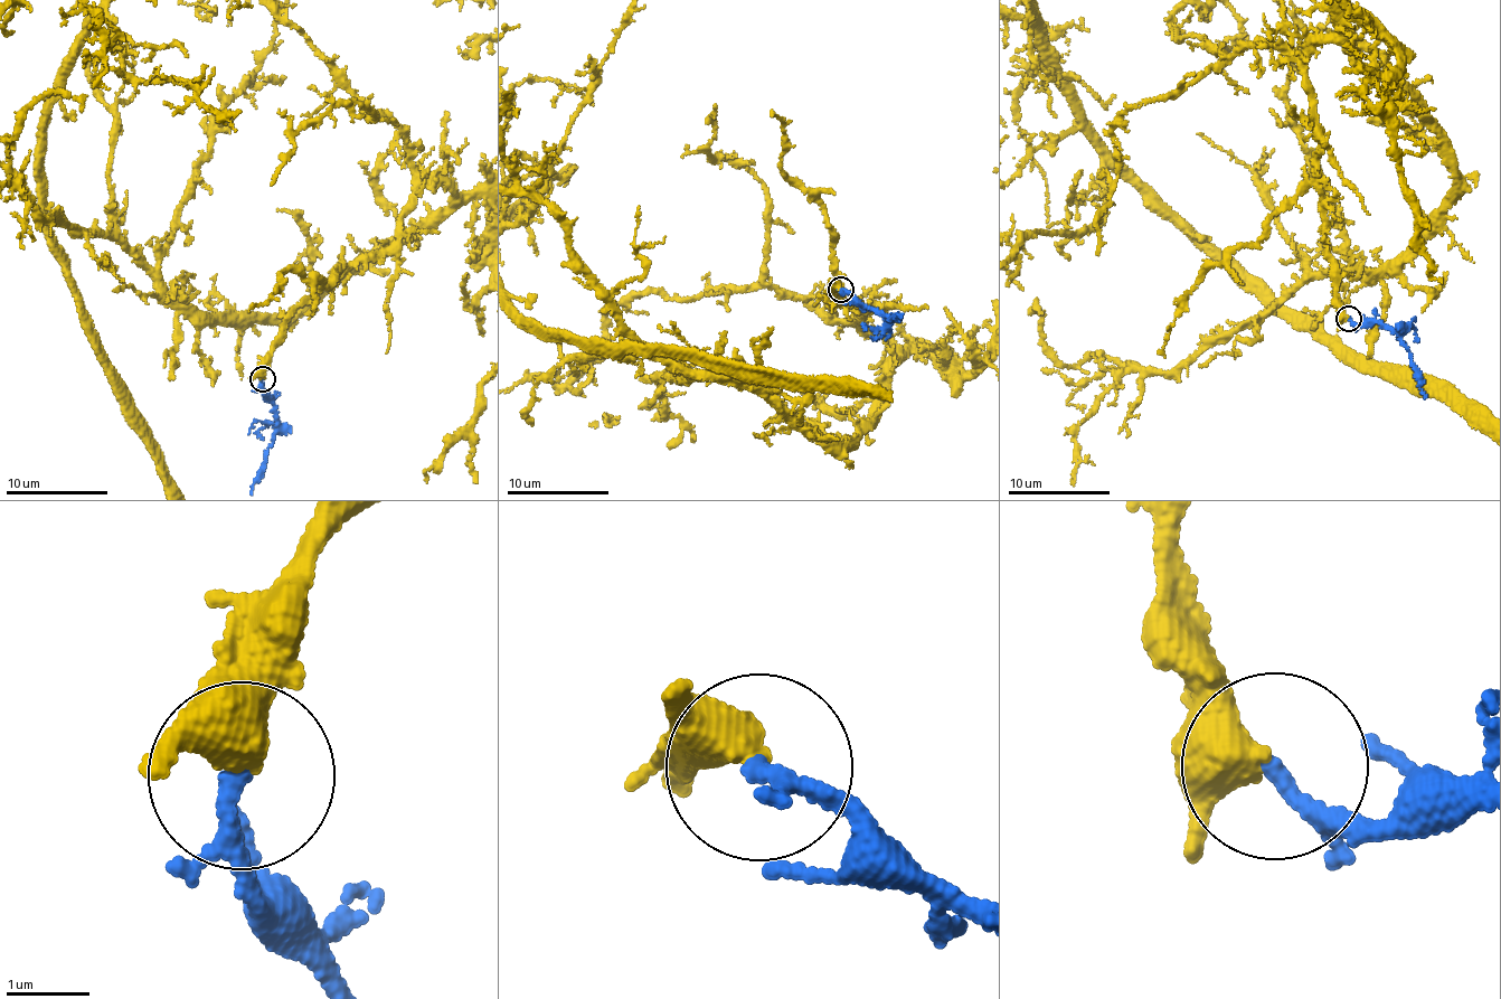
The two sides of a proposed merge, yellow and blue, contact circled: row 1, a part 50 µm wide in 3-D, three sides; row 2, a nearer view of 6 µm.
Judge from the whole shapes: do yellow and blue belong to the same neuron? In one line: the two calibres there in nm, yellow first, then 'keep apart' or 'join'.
calibres 400 and 160 nm; join

